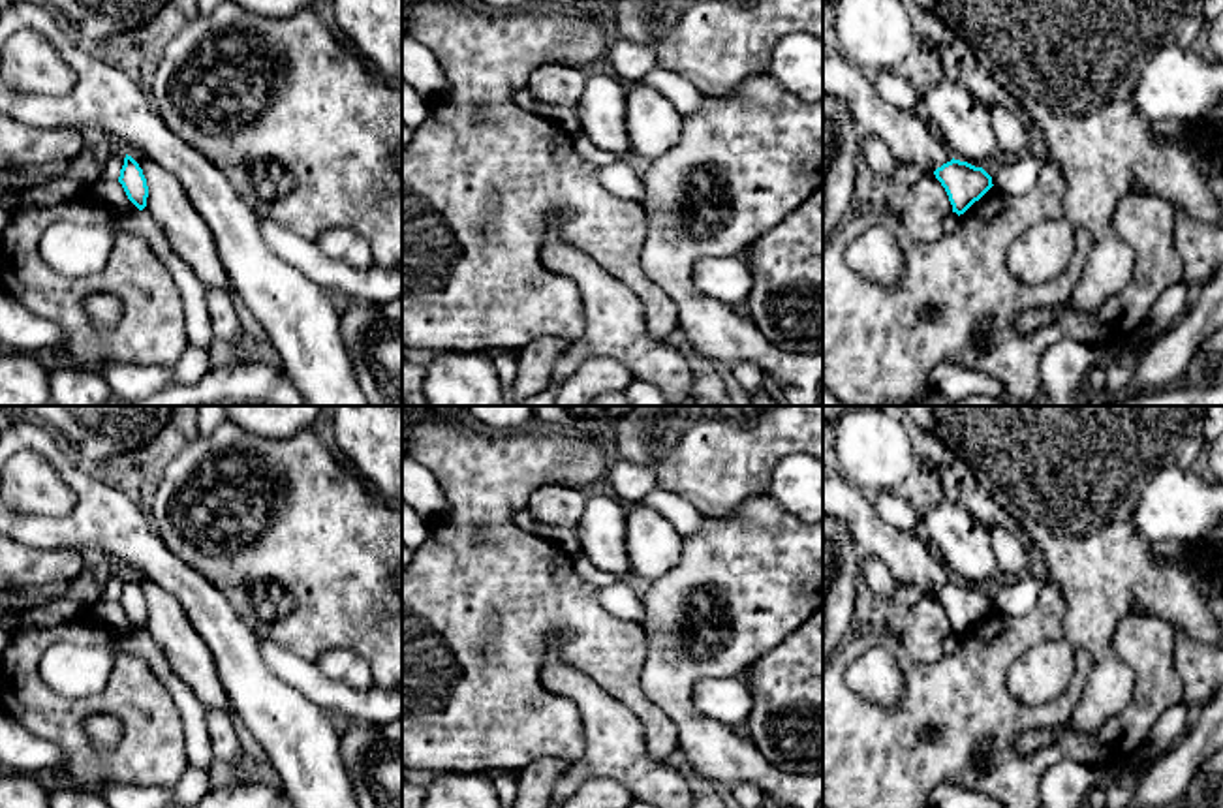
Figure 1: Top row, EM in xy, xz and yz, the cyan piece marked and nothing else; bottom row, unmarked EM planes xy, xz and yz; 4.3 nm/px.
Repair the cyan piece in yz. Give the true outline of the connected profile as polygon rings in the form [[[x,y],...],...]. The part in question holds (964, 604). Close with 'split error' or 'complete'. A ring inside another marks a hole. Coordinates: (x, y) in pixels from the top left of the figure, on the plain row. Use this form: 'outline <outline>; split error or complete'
outline [[[954,579],[937,588],[934,596],[945,609],[952,633],[958,637],[994,607],[992,598],[983,588]]]; complete

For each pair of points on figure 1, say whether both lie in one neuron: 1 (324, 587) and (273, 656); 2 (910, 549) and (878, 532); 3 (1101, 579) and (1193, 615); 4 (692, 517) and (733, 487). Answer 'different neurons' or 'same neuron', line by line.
1: different neurons
2: same neuron
3: same neuron
4: different neurons

